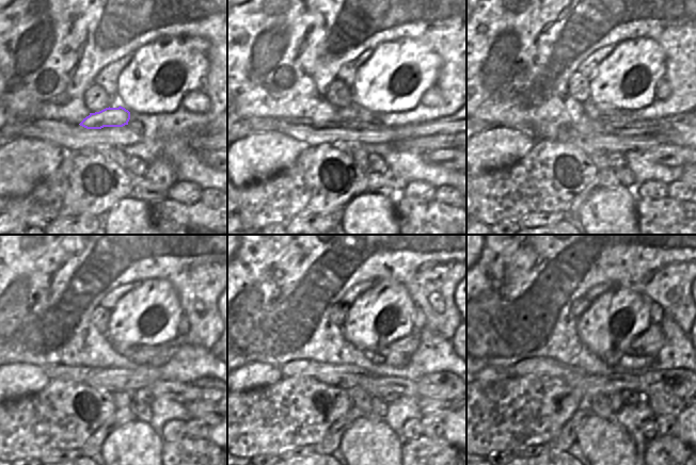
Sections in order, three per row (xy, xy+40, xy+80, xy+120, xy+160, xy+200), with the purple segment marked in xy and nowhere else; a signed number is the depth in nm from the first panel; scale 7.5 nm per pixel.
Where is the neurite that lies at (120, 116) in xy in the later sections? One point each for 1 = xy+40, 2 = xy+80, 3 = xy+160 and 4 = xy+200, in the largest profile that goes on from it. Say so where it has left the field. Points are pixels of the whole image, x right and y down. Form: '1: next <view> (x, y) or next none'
1: next xy+40 (359, 114)
2: next xy+80 (612, 116)
3: next xy+160 (407, 346)
4: next xy+200 (649, 342)

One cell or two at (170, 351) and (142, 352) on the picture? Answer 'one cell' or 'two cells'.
one cell

